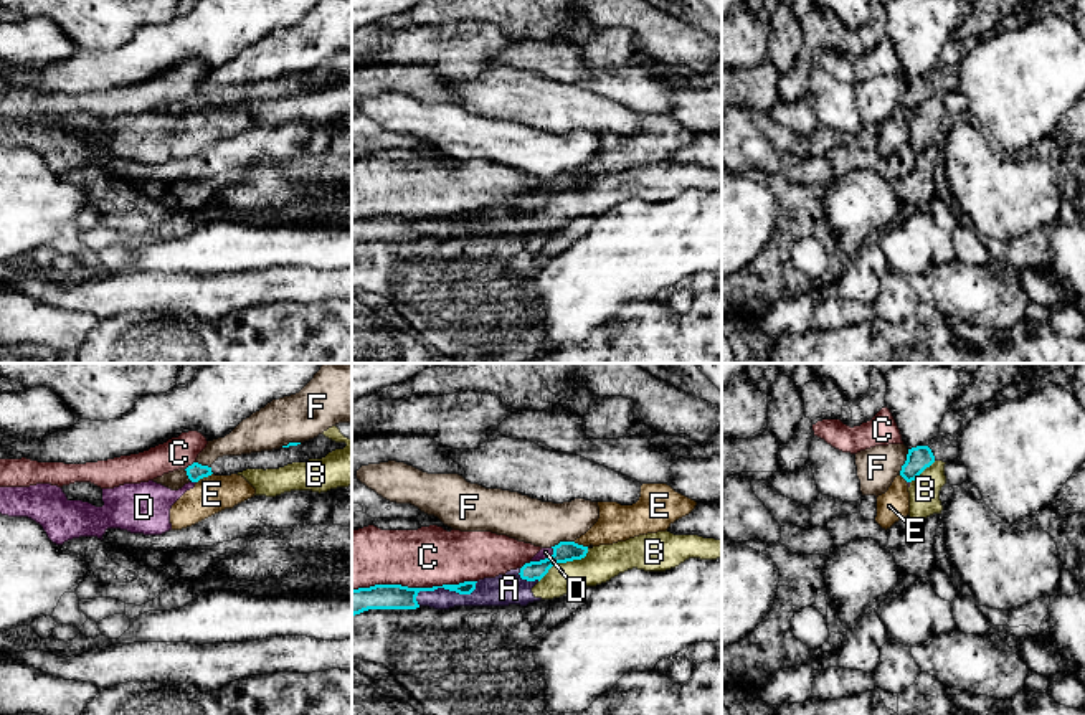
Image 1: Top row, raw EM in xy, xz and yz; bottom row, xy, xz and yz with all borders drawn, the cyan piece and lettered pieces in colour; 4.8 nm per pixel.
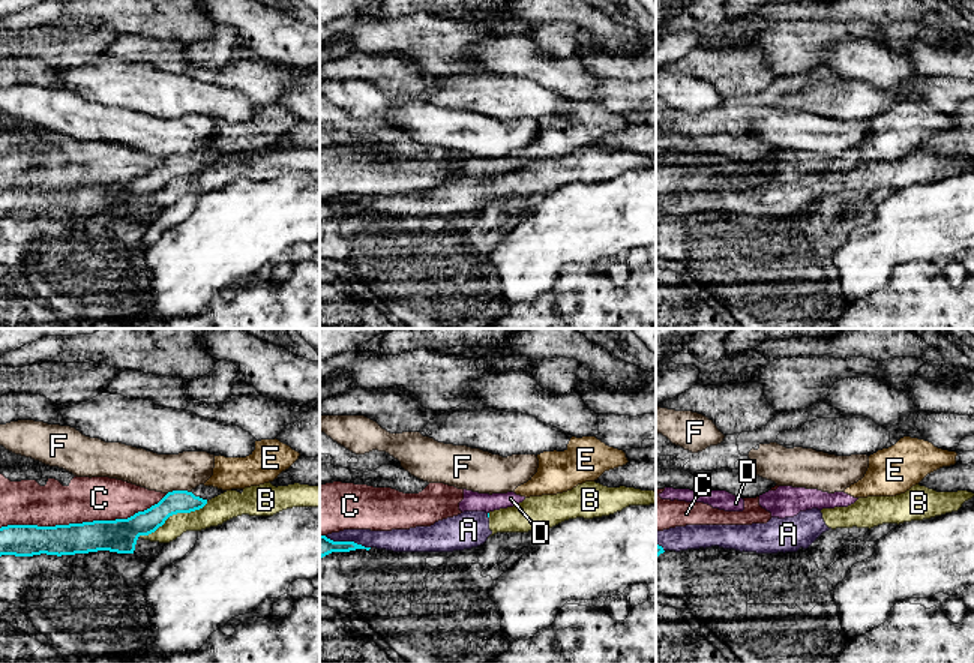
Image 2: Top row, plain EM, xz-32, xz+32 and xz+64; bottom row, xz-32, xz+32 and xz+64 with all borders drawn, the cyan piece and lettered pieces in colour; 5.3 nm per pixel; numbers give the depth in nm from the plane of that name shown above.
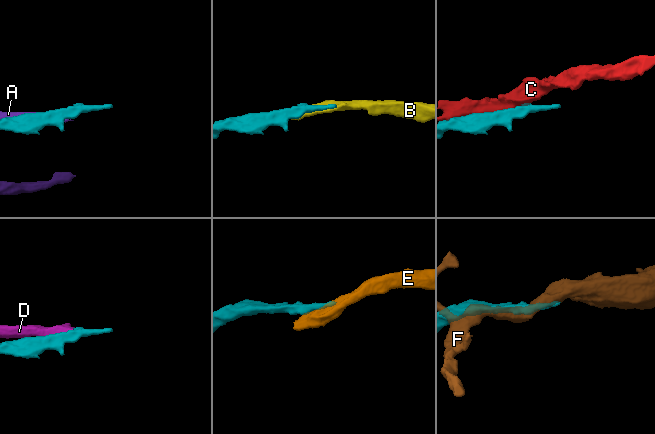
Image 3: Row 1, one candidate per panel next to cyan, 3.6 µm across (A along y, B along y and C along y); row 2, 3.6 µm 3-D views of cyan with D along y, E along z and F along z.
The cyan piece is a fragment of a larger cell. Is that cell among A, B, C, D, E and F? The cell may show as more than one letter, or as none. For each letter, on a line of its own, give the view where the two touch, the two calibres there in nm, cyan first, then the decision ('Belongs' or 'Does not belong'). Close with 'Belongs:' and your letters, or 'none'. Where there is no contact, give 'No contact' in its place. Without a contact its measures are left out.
A: Touches cyan in xz. Thickness 120 nm (cyan) against 140 nm. Does not belong
B: Touches cyan in xz. Thickness 100 nm (cyan) against 170 nm. Does not belong
C: Touches cyan in xz. Thickness 130 nm (cyan) against 300 nm. Does not belong
D: Touches cyan in xz. Thickness 100 nm (cyan) against 50 nm. Does not belong
E: Touches cyan in xy. Thickness 80 nm (cyan) against 180 nm. Does not belong
F: Touches cyan in yz. Thickness 120 nm (cyan) against 200 nm. Does not belong
Belongs: none

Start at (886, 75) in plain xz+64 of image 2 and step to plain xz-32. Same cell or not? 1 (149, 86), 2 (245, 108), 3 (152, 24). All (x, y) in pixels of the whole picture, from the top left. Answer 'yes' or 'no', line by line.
1: no
2: no
3: no

